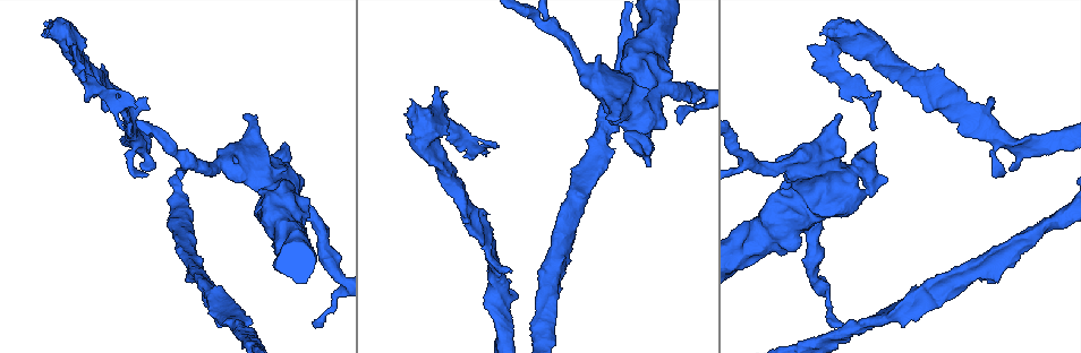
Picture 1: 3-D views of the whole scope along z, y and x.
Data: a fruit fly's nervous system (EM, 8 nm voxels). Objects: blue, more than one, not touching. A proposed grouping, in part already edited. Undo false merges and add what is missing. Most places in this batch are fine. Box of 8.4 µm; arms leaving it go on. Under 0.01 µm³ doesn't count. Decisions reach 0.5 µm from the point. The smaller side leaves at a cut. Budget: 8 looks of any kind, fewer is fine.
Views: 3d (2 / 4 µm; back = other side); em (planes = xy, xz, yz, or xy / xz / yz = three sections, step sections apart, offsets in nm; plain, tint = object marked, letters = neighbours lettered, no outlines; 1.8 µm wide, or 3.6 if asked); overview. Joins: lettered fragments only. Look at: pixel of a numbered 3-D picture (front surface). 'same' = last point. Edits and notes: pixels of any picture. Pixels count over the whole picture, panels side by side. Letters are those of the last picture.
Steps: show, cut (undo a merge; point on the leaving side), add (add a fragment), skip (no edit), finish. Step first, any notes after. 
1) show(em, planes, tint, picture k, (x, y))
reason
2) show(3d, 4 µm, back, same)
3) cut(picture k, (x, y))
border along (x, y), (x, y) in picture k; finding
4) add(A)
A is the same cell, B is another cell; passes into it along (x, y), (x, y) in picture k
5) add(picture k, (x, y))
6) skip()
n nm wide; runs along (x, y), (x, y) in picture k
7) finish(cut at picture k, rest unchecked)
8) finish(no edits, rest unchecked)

show(em, planes, tint, picture 1, (305, 210))
thick turns thin

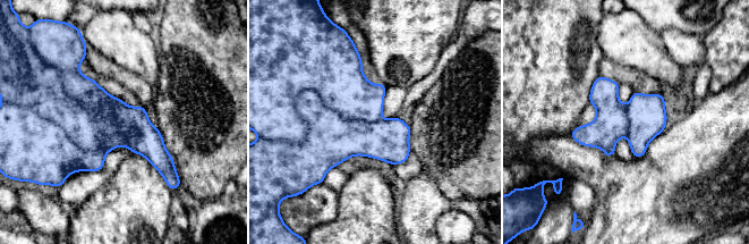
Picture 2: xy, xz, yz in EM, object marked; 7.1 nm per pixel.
show(em, planes, letters, same)

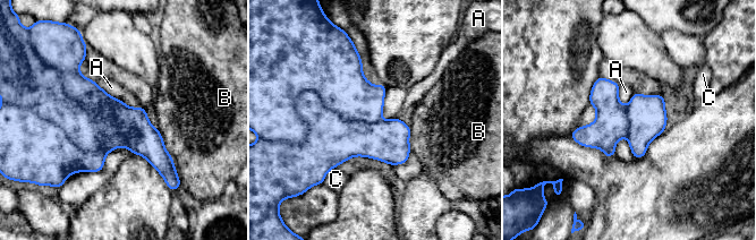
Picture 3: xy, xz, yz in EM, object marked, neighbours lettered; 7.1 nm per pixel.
cut(picture 3, (339, 82))
320 nm wide; A, B and C are other cells; border along (303, 91), (345, 119), (381, 119) in picture 3; a second neuron is stuck on

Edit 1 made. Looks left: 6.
show(overview)
see it whole again

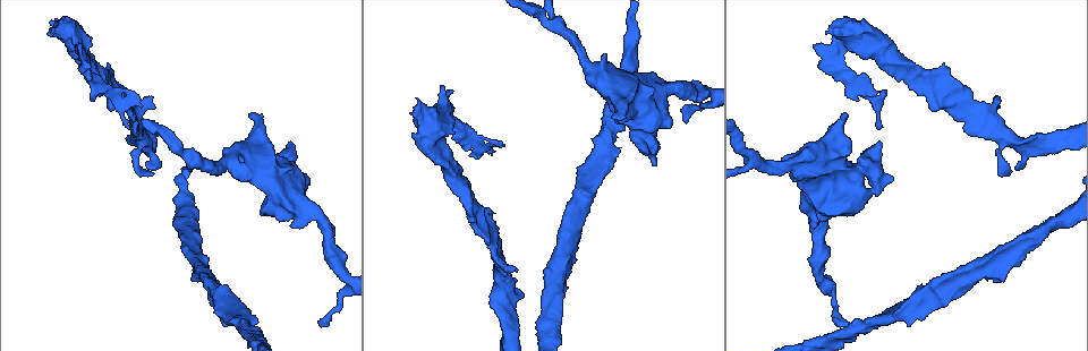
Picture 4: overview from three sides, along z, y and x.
show(em, planes, plain, picture 4, (192, 277))
an open end

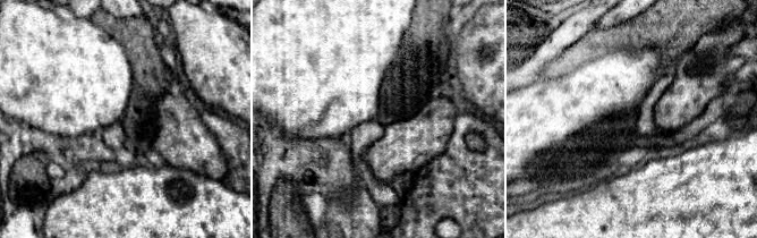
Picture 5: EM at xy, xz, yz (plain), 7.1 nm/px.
show(em, planes, letters, same)

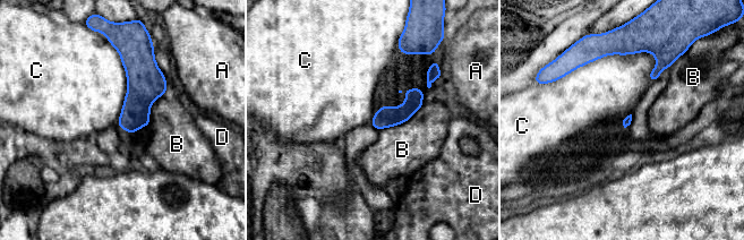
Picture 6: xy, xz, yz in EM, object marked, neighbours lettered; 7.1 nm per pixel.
skip()
A, B, C and D are other cells; none of them fits

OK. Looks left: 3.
show(em, xz, step 16, tint, picture 4, (940, 93))
three arms meet

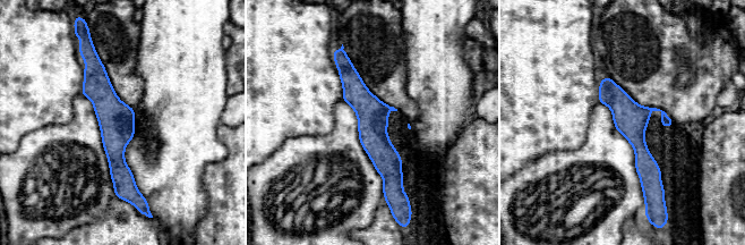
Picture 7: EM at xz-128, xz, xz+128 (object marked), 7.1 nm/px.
show(em, planes, letters, same)

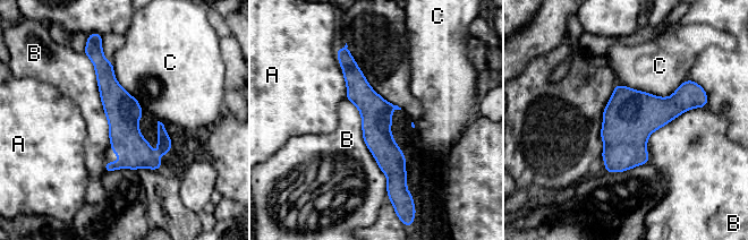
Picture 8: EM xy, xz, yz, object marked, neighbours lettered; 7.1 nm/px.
skip()
A, B and C are other cells; runs along (348, 59), (376, 112), (389, 187) in picture 8; all the same neuron

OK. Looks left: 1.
finish(cut at picture 3, rest unchecked)

